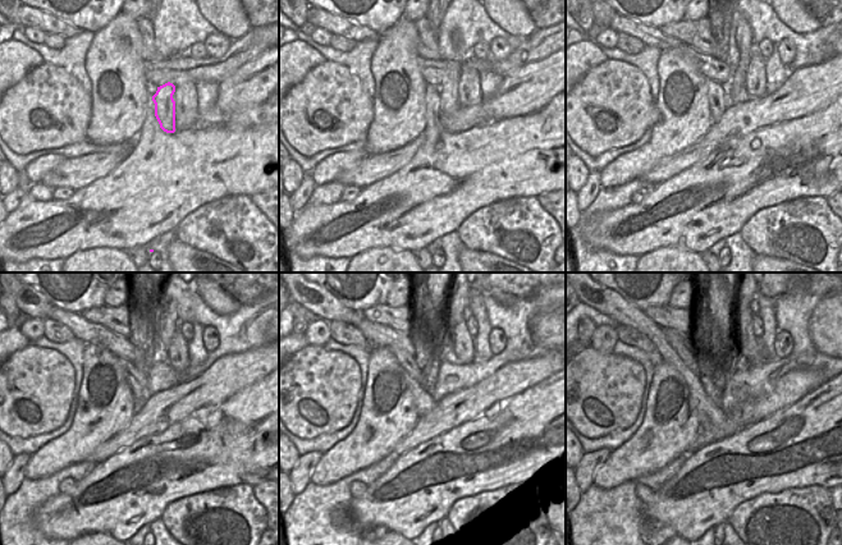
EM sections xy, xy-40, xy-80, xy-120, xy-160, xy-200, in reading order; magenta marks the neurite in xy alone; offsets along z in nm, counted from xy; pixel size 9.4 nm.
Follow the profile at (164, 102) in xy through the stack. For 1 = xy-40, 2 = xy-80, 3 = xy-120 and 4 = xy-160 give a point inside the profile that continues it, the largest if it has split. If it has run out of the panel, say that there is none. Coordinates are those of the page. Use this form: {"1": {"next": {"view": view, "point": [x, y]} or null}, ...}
{"1": {"next": {"view": "xy-40", "point": [449, 99]}}, "2": {"next": {"view": "xy-80", "point": [740, 35]}}, "3": {"next": {"view": "xy-120", "point": [166, 323]}}, "4": {"next": {"view": "xy-160", "point": [456, 307]}}}

